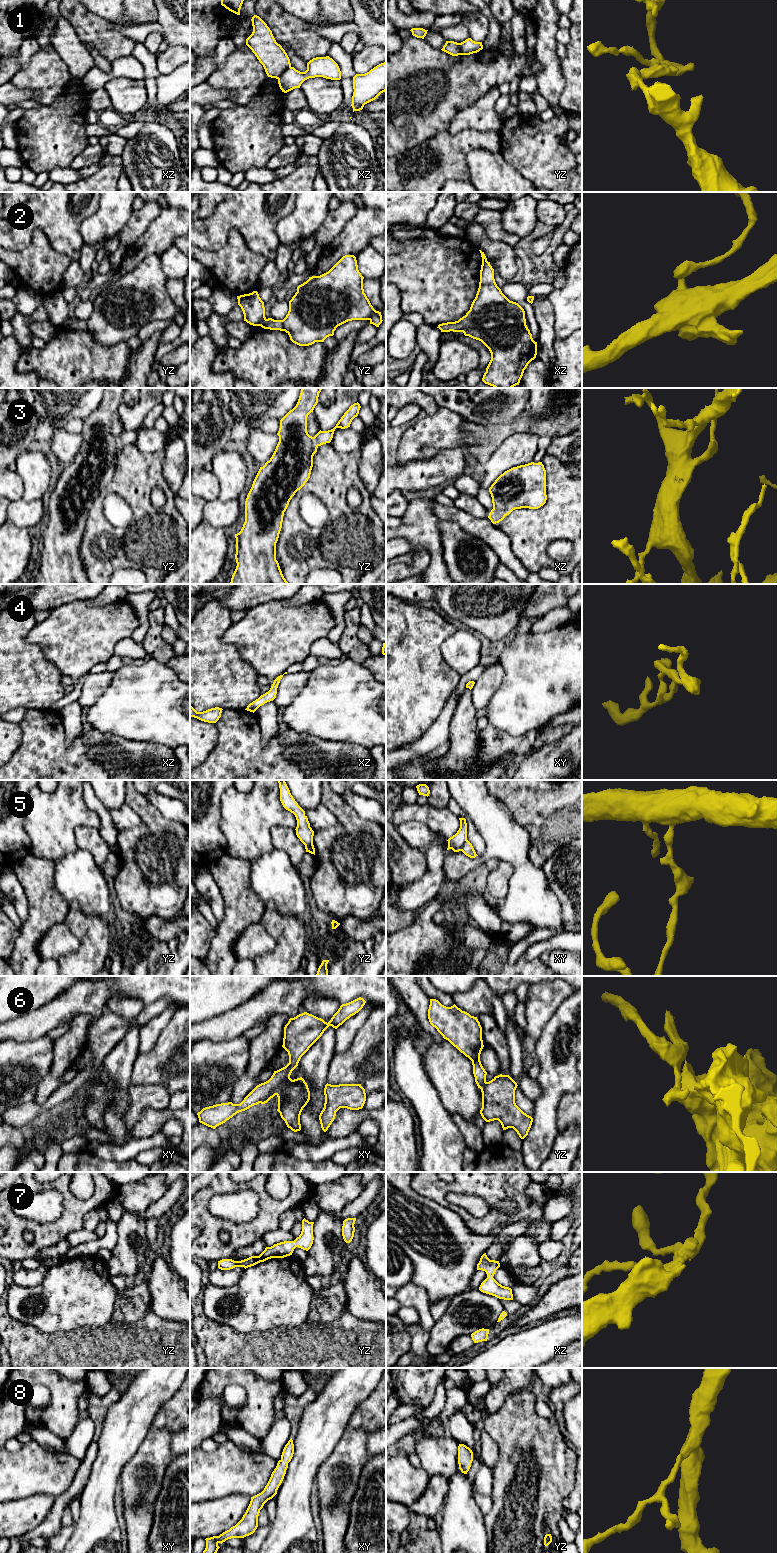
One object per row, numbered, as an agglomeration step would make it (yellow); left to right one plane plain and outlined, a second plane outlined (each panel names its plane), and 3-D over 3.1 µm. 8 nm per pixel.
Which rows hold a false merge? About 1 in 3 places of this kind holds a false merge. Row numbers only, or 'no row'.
1, 2, 5, 6

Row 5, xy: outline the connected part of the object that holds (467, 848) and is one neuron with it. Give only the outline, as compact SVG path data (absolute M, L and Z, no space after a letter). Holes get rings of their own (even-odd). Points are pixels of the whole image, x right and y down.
M467 840L463 846L461 851L468 857L470 858L475 858L476 856L478 856L472 846L472 844Z

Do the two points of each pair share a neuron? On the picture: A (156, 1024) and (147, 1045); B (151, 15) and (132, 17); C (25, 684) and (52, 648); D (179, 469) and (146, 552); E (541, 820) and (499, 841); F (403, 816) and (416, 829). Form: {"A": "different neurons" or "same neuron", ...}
{"A": "same neuron", "B": "same neuron", "C": "different neurons", "D": "different neurons", "E": "different neurons", "F": "different neurons"}

